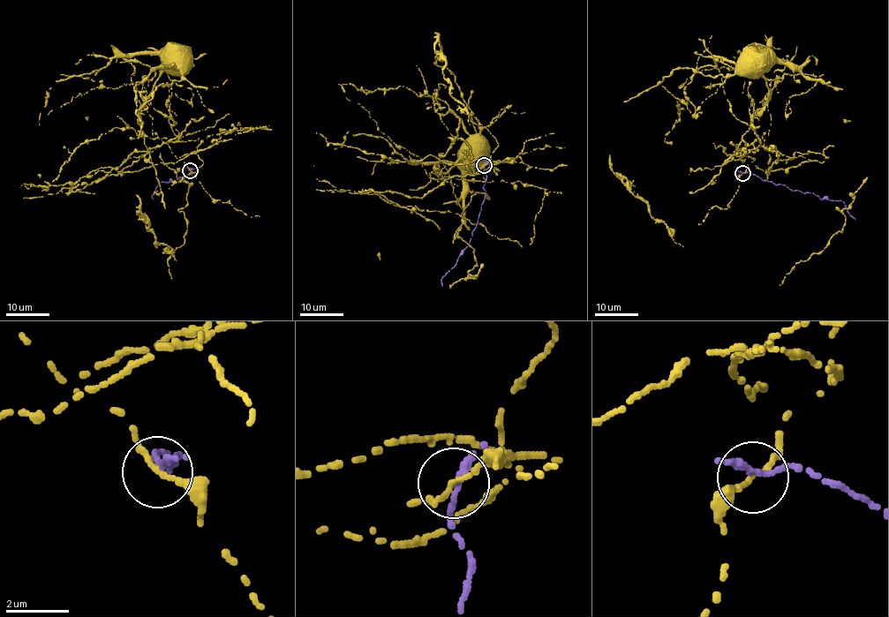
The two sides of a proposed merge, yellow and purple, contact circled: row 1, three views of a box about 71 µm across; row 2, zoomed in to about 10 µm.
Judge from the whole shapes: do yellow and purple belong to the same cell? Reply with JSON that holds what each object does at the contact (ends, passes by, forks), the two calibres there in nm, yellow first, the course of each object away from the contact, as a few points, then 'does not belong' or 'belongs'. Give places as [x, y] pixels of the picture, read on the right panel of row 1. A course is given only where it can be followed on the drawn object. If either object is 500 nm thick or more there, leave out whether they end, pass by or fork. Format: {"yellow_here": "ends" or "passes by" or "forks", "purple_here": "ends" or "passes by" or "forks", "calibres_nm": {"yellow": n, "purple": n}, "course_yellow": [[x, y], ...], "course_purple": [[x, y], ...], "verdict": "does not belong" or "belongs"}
{"yellow_here": "passes by", "purple_here": "ends", "calibres_nm": {"yellow": 180, "purple": 300}, "course_yellow": [[742, 174], [755, 159], [740, 157], [742, 161], [738, 144], [768, 102], [764, 56]], "course_purple": [[742, 173], [749, 171], [793, 191], [844, 201], [855, 219]], "verdict": "does not belong"}

